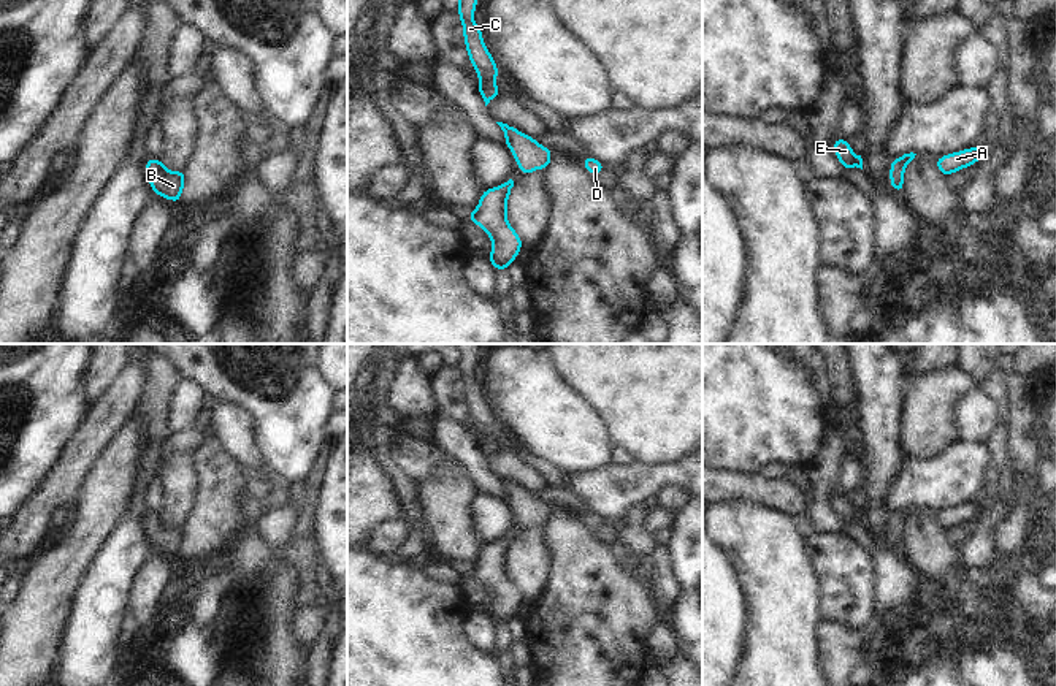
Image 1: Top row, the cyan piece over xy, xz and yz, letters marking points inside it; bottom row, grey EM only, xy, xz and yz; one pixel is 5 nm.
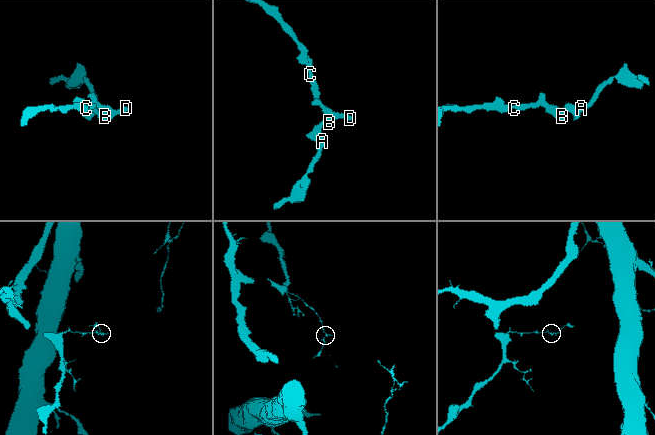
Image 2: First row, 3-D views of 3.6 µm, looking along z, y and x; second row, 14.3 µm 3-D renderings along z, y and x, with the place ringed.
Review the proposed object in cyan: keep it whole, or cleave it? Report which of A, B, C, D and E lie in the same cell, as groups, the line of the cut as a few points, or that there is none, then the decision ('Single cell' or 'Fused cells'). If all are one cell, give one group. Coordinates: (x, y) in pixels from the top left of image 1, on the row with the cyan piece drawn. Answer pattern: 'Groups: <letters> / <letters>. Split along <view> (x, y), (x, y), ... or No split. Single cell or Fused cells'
Groups: A B C D E. No split. Single cell

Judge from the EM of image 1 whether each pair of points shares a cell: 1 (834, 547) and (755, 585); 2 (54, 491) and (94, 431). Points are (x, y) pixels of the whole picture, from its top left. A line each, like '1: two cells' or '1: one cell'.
1: two cells
2: one cell

